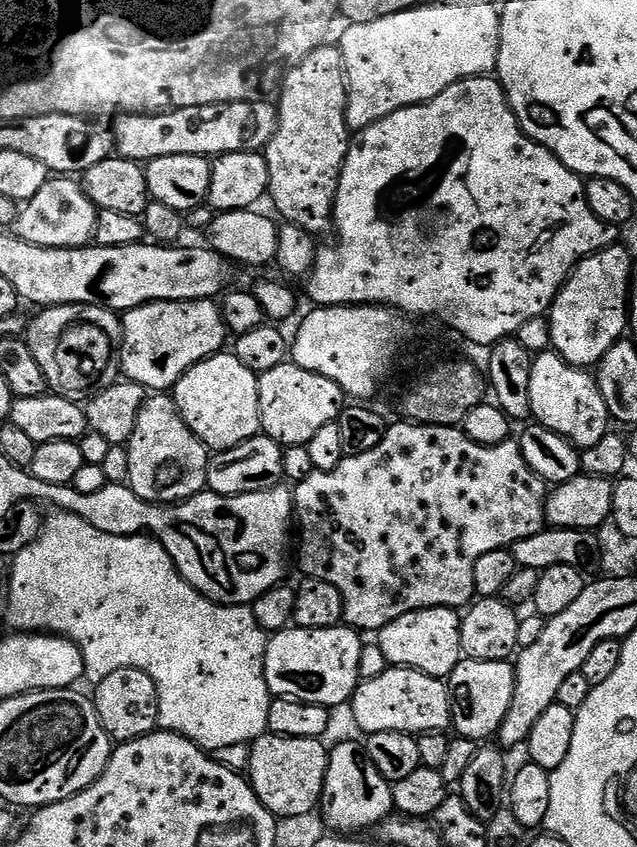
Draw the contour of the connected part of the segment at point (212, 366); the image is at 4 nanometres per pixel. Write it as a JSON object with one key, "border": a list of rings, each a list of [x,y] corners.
{"border":[[[231,351],[198,362],[176,383],[174,399],[186,426],[213,453],[225,452],[261,431],[257,373],[246,370]]]}

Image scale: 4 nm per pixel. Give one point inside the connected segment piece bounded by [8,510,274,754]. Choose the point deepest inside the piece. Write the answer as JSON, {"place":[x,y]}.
{"place":[120,599]}

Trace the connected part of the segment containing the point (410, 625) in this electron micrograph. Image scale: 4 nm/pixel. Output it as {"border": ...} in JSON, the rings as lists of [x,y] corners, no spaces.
{"border":[[[423,608],[381,628],[378,643],[382,654],[386,654],[389,665],[398,668],[413,668],[427,676],[447,678],[460,664],[460,622],[462,616],[454,608]]]}

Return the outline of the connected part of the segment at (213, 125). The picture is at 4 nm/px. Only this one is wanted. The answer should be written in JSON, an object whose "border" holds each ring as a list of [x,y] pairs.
{"border":[[[234,102],[174,108],[155,114],[120,114],[116,120],[115,151],[125,160],[147,162],[166,154],[194,154],[215,158],[235,152],[260,152],[276,129],[276,110],[270,103]]]}

